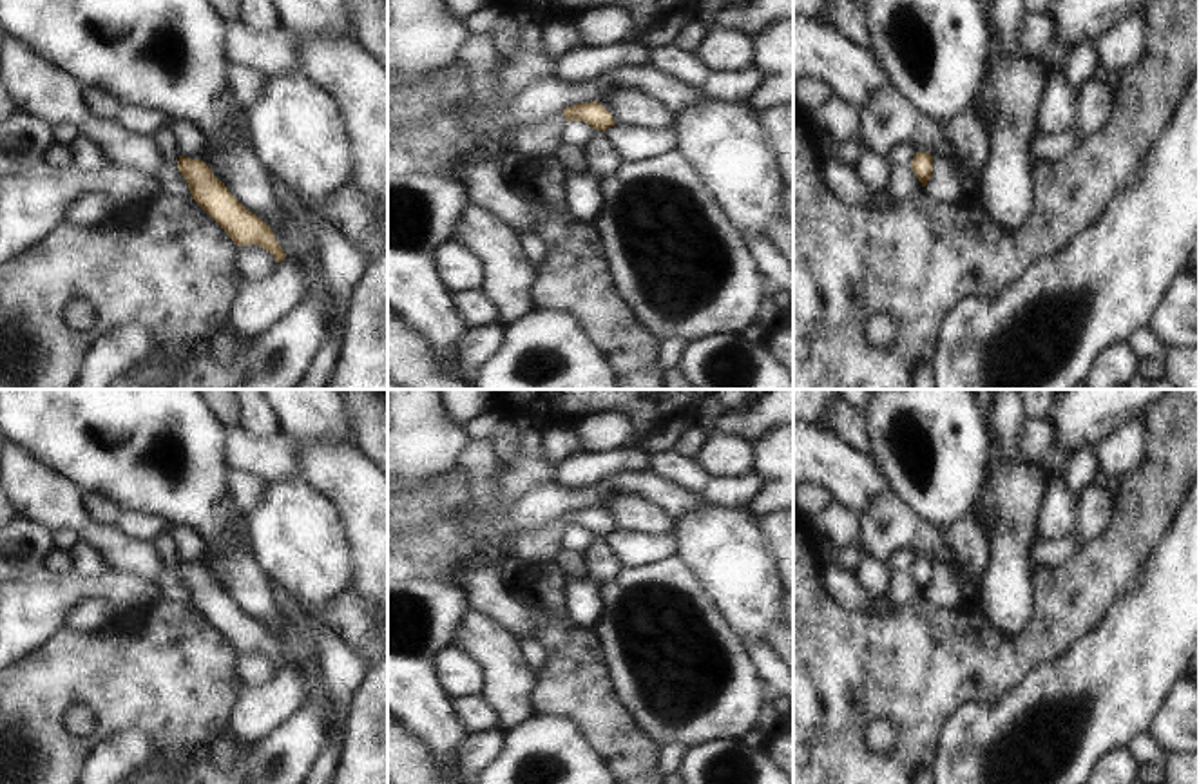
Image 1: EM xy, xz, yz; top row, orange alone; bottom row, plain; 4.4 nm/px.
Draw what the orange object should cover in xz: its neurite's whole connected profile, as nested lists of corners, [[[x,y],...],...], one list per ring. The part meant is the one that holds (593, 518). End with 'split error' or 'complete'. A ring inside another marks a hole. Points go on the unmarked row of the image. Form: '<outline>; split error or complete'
[[[598,507],[576,509],[543,527],[527,529],[511,541],[511,554],[525,561],[529,567],[538,563],[552,563],[560,552],[560,538],[565,527],[585,527],[596,536],[607,536],[616,531],[612,520]]]; split error

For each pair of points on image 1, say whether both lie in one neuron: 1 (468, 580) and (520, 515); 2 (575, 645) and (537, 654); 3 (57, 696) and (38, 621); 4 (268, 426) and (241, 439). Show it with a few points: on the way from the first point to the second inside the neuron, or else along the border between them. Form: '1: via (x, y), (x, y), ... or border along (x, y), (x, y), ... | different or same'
1: via (486, 571), (508, 549), (508, 533) | same
2: border along (533, 636), (546, 652), (540, 670) | different
3: border along (62, 627), (19, 659) | different
4: border along (239, 422), (258, 435), (279, 433) | different

